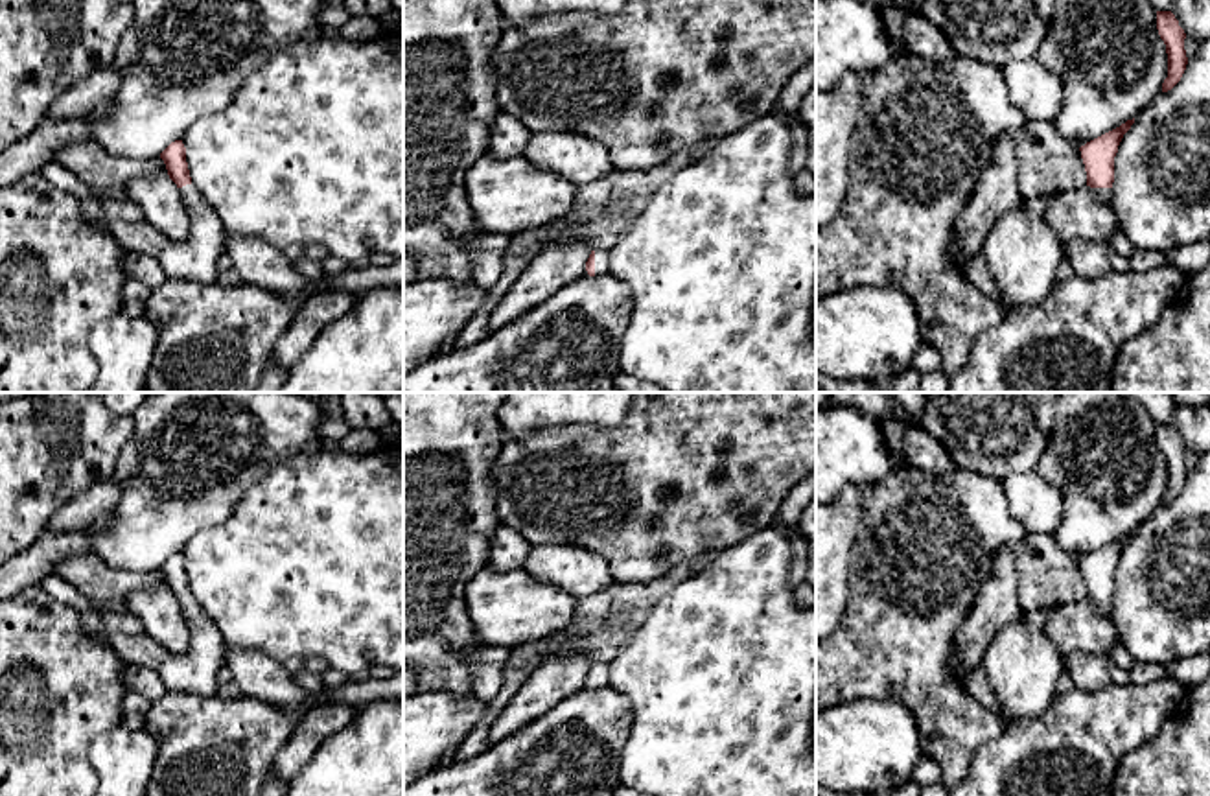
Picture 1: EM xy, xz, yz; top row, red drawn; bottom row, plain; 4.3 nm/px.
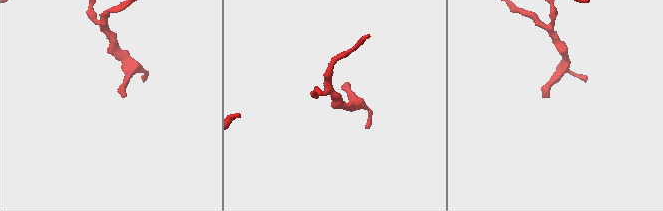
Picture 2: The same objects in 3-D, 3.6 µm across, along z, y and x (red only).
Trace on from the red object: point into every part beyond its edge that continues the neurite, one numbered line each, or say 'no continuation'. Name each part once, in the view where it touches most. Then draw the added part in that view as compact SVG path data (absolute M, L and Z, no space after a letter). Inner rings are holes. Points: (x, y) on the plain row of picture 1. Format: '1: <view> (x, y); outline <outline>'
1: xz (601, 669); outline M595 663L595 687L610 685L610 671L606 663Z

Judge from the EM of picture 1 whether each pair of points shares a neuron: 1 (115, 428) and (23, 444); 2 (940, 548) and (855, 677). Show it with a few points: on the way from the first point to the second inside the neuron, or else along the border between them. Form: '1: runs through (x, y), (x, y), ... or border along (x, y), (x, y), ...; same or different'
1: runs through (93, 435), (45, 444); same
2: runs through (914, 579), (899, 629), (884, 645); same

